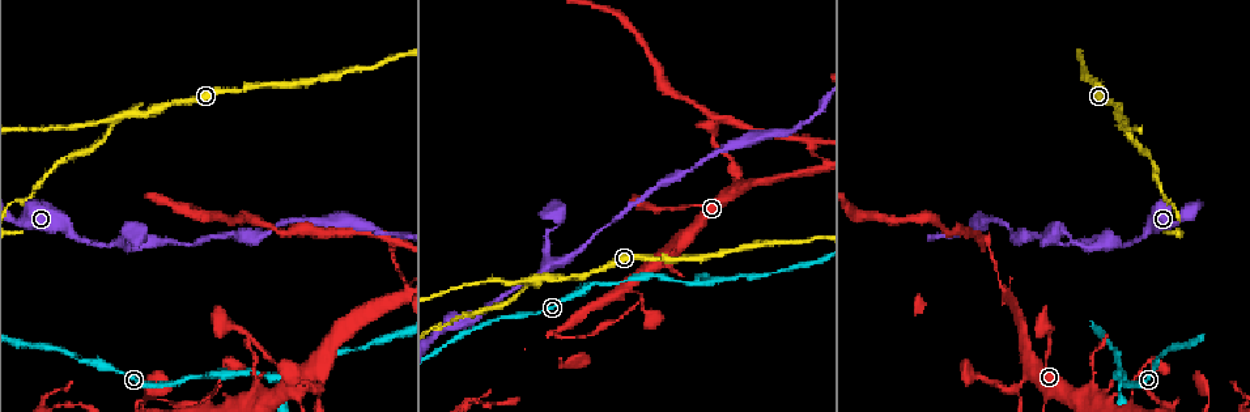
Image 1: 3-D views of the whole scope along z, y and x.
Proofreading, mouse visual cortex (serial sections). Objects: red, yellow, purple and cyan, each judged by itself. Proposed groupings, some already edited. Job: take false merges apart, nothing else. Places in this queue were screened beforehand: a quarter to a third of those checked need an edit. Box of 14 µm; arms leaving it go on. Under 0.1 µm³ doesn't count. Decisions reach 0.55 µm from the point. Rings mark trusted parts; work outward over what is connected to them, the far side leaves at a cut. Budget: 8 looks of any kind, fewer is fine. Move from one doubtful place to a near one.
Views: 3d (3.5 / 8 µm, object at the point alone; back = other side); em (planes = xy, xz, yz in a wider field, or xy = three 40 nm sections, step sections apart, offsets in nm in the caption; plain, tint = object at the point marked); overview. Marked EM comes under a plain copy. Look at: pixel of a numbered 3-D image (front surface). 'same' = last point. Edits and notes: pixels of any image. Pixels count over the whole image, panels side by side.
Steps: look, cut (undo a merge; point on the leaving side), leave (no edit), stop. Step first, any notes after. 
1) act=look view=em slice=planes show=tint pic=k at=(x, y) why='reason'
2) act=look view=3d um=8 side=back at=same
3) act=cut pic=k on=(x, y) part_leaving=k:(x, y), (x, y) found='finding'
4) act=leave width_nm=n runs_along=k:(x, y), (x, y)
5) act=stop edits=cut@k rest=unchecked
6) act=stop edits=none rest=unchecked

act=look view=3d um=8 pic=1 at=(278, 377) why='abrupt turn'

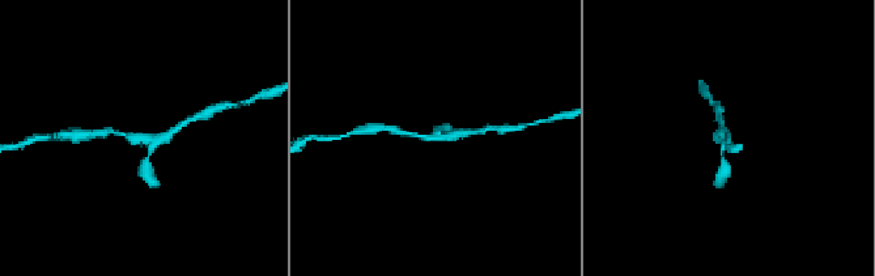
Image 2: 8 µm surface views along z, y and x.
act=look view=3d um=3.5 pic=2 at=(148, 136) why='zoom in'

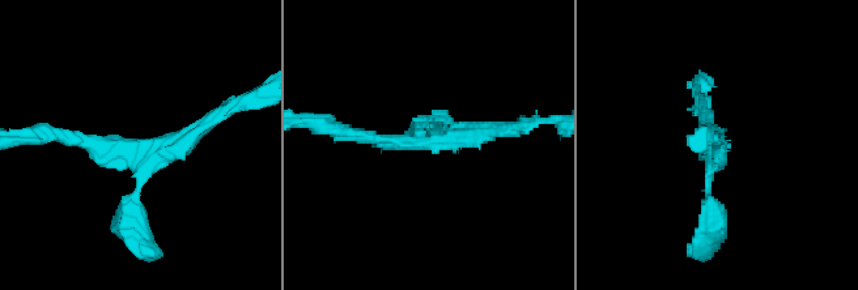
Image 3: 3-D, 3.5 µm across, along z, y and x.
act=leave runs_along=3:(49, 136), (165, 148), (209, 120) found='all the same cell'

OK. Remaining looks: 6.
act=look view=3d um=3.5 pic=1 at=(1018, 387) why='a fork'

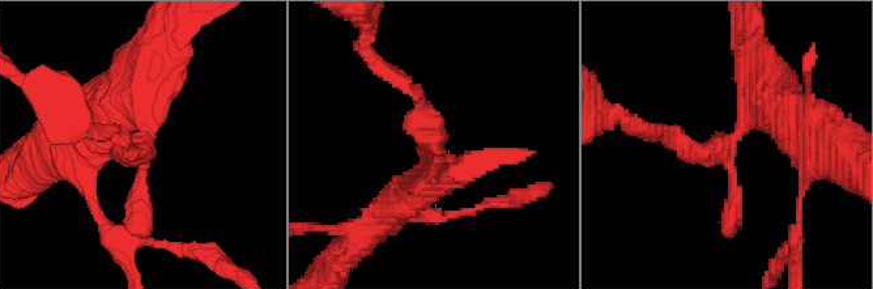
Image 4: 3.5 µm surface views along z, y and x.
act=look view=em slice=xy step=5 show=tint pic=4 at=(430, 143) arms=3 arm_widths_nm=150,200,450 why='need the tissue'

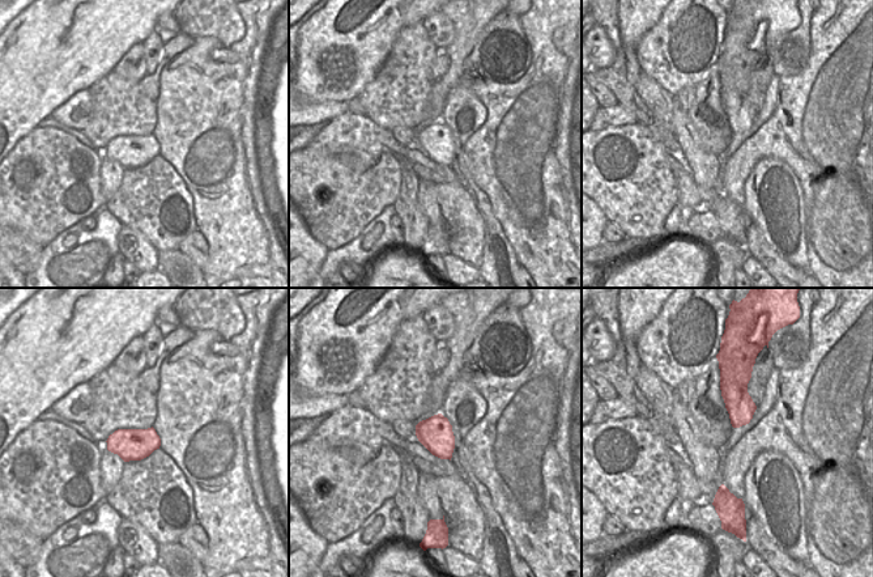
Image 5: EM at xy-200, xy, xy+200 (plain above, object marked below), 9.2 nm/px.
act=leave runs_along=4:(773, 103), (712, 152), (659, 128) found='all the same cell'

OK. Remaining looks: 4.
act=look view=3d um=3.5 pic=1 at=(989, 241) why='abrupt turn'

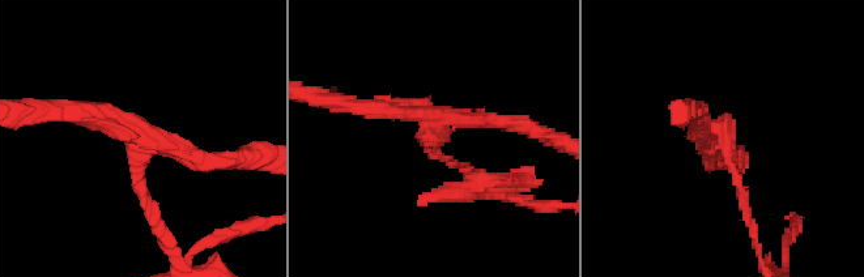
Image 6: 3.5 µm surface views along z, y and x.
act=look view=em slice=xy step=3 show=tint pic=6 at=(137, 140)

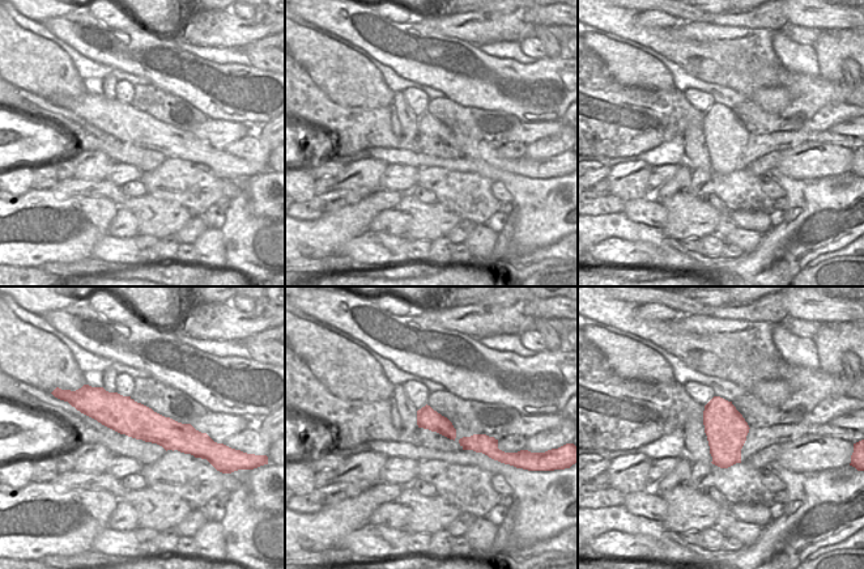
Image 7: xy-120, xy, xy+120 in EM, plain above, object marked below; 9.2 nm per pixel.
act=look view=em slice=xy step=5 show=tint at=same

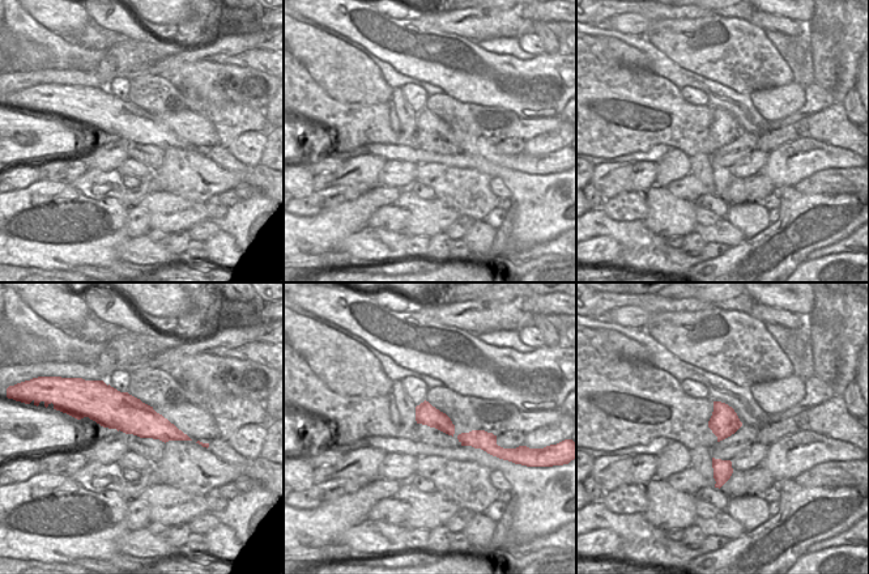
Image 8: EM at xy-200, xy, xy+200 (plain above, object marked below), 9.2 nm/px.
act=cut pic=6 on=(382, 110) part_leaving=6:(425, 120), (405, 110), (324, 101) found='a second cell is stuck on'

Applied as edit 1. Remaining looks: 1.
act=stop edits=cut@6 rest=unchecked

